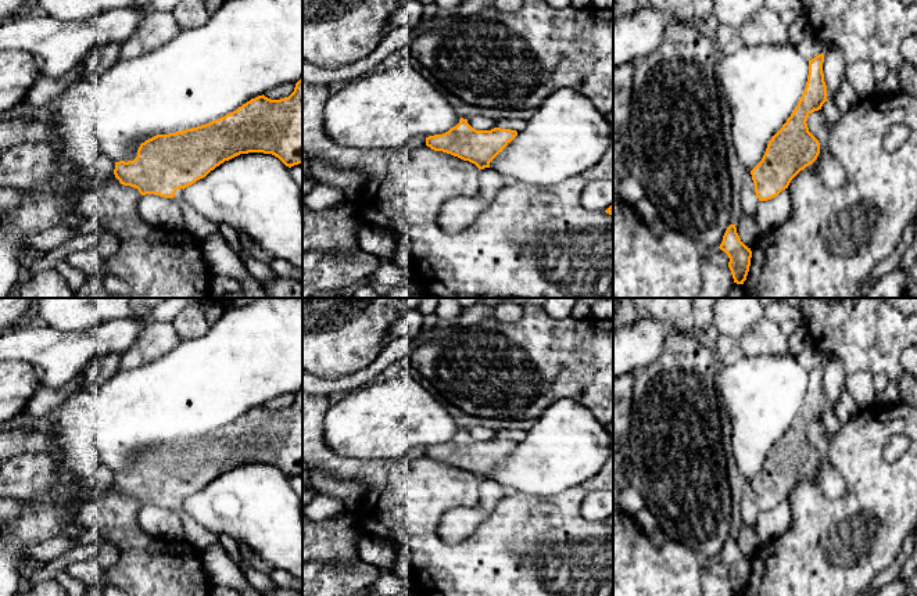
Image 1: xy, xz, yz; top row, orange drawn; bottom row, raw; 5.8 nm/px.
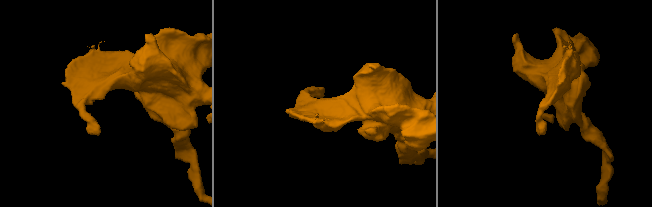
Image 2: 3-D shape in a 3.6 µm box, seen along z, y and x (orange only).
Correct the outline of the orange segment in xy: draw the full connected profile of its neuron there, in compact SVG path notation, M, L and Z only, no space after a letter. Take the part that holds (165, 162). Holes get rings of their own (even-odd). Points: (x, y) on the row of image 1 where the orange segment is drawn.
M302 78L289 97L271 100L262 94L209 123L146 140L133 161L115 162L114 175L121 184L137 189L142 195L154 194L178 202L183 211L183 230L203 243L219 233L219 225L186 204L183 190L225 161L248 152L272 154L289 168L302 164Z

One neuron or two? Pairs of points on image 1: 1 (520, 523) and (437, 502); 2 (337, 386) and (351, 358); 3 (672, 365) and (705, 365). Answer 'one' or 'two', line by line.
1: one
2: two
3: one

